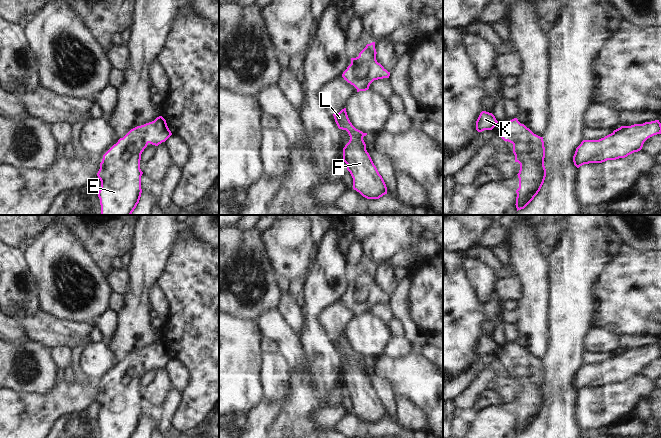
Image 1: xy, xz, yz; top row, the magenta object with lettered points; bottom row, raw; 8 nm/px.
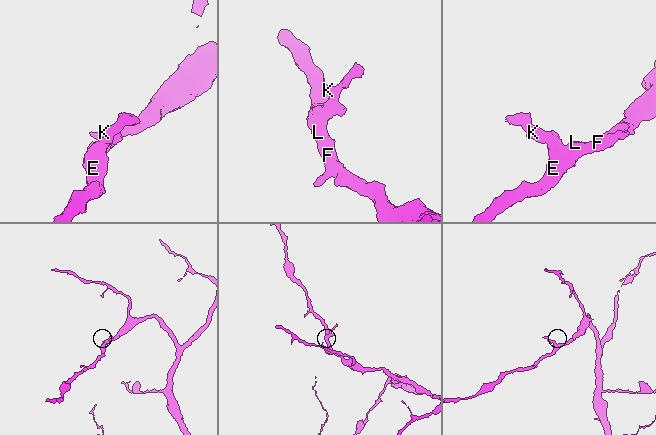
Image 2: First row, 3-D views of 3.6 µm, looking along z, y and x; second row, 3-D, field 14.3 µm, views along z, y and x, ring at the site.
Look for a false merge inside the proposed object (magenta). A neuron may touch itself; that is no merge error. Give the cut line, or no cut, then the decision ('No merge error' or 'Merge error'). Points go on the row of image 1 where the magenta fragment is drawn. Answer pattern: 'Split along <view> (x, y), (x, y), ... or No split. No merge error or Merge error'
No split. No merge error.

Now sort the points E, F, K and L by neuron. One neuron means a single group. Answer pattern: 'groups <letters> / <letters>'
groups E F K L

